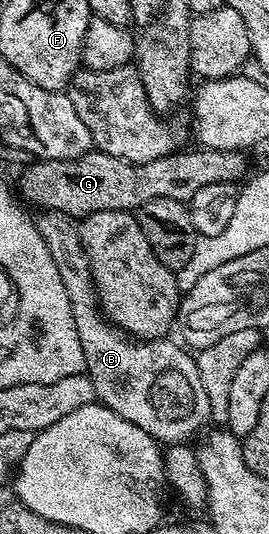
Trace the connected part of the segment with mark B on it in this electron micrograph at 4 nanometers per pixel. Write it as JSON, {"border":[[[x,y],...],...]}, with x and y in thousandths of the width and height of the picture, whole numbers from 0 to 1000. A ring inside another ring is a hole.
{"border":[[[156,393],[138,403],[141,436],[149,446],[164,446],[164,461],[178,461],[178,476],[193,476],[193,491],[208,491],[223,528],[238,528],[238,543],[253,551],[268,603],[283,603],[283,625],[297,625],[297,648],[312,655],[316,702],[331,704],[342,715],[353,743],[420,772],[446,775],[446,783],[520,798],[520,805],[535,805],[606,833],[669,831],[669,820],[699,828],[699,813],[714,813],[706,787],[662,787],[662,779],[639,783],[617,772],[587,775],[580,768],[565,768],[565,760],[550,757],[550,727],[565,719],[565,704],[625,689],[625,678],[632,685],[654,685],[662,670],[684,693],[729,693],[732,672],[669,646],[628,644],[628,635],[506,637],[472,629],[450,614],[424,612],[379,588],[379,571],[368,569],[364,547],[349,541],[342,506],[283,412],[223,397]],[[513,712],[520,719],[543,719],[513,723]],[[476,715],[506,723],[476,723]]]}

